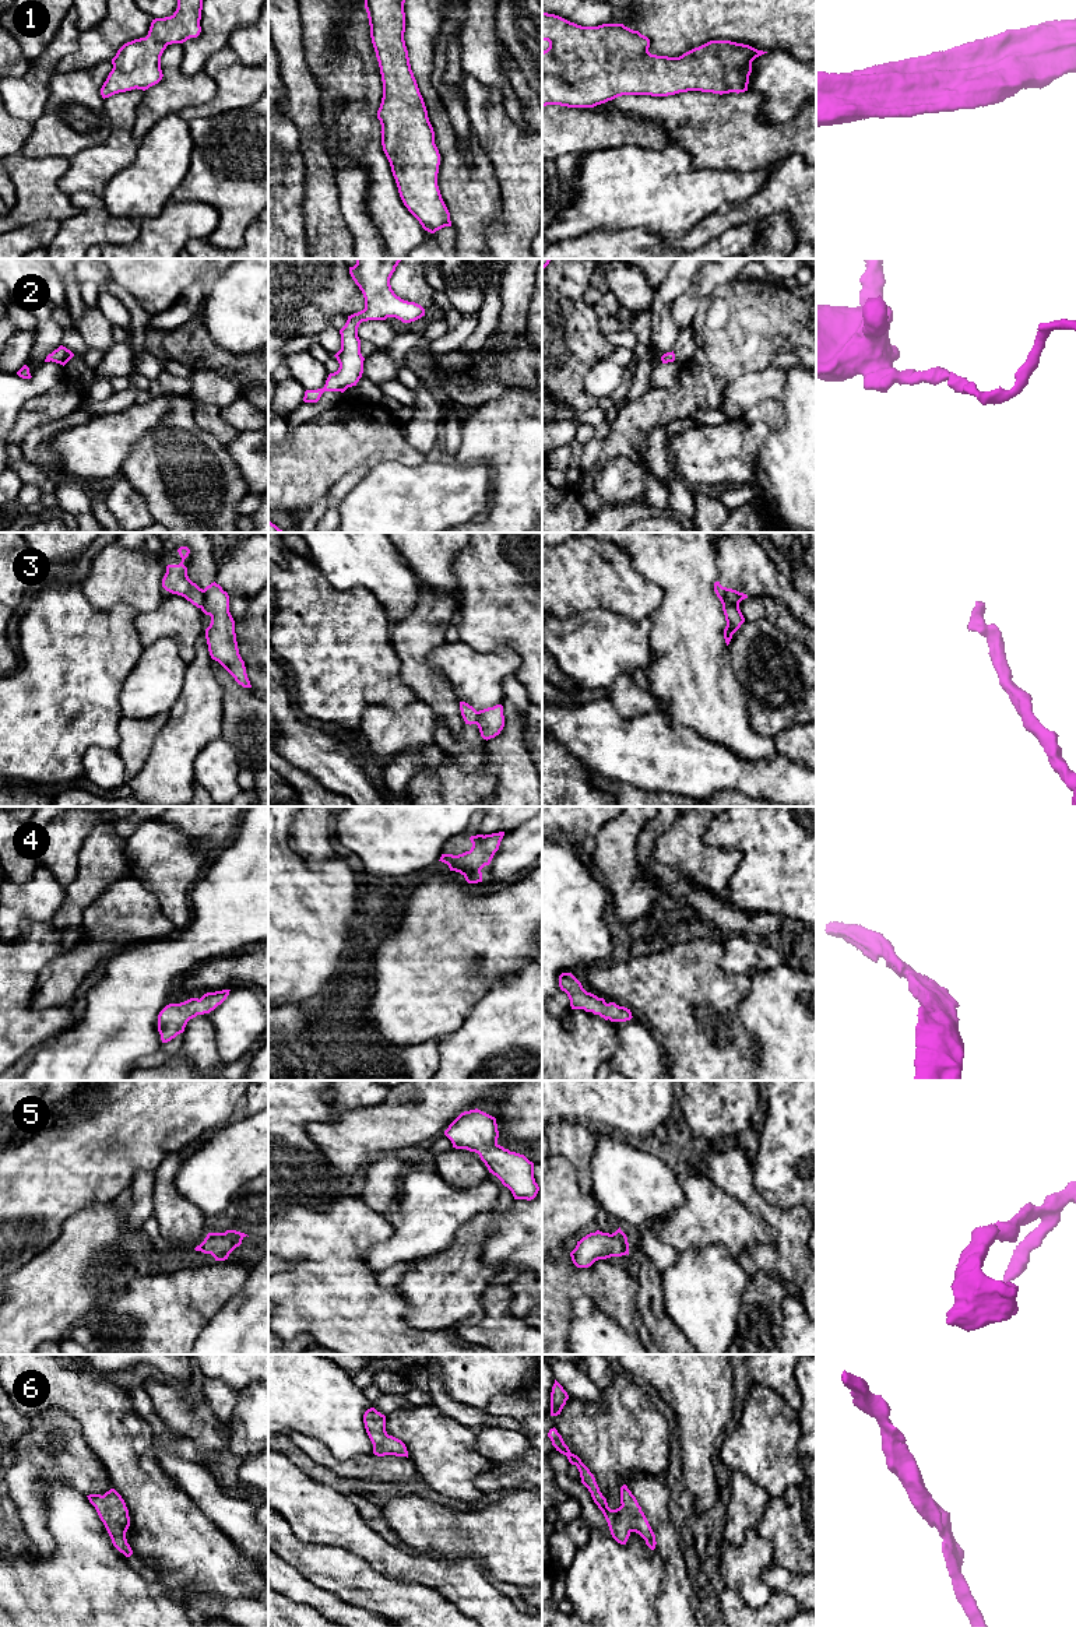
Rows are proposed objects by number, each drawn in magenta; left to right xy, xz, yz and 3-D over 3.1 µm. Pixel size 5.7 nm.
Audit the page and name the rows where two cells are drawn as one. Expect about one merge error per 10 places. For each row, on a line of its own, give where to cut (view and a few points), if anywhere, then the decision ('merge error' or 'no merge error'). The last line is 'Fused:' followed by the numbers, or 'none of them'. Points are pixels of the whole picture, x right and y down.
1: no cut | no merge error
2: no cut | no merge error
3: xy (203, 590), (201, 608) | merge error
4: no cut | no merge error
5: no cut | no merge error
6: no cut | no merge error
Fused: 3

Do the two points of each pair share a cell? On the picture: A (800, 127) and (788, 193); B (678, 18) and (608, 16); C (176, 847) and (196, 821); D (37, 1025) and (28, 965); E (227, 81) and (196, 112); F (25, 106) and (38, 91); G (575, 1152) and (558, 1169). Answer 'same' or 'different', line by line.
A: different
B: different
C: different
D: same
E: same
F: same
G: different

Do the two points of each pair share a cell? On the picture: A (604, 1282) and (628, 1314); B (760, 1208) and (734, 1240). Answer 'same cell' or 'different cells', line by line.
A: same cell
B: different cells

